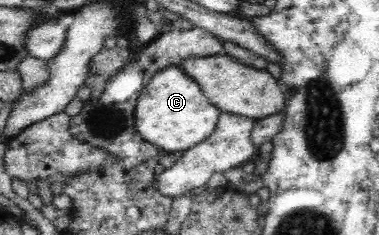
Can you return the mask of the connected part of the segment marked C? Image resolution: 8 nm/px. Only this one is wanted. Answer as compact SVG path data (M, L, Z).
M168 66L154 73L142 88L134 110L135 128L144 140L165 152L185 152L216 129L221 112L182 68Z

